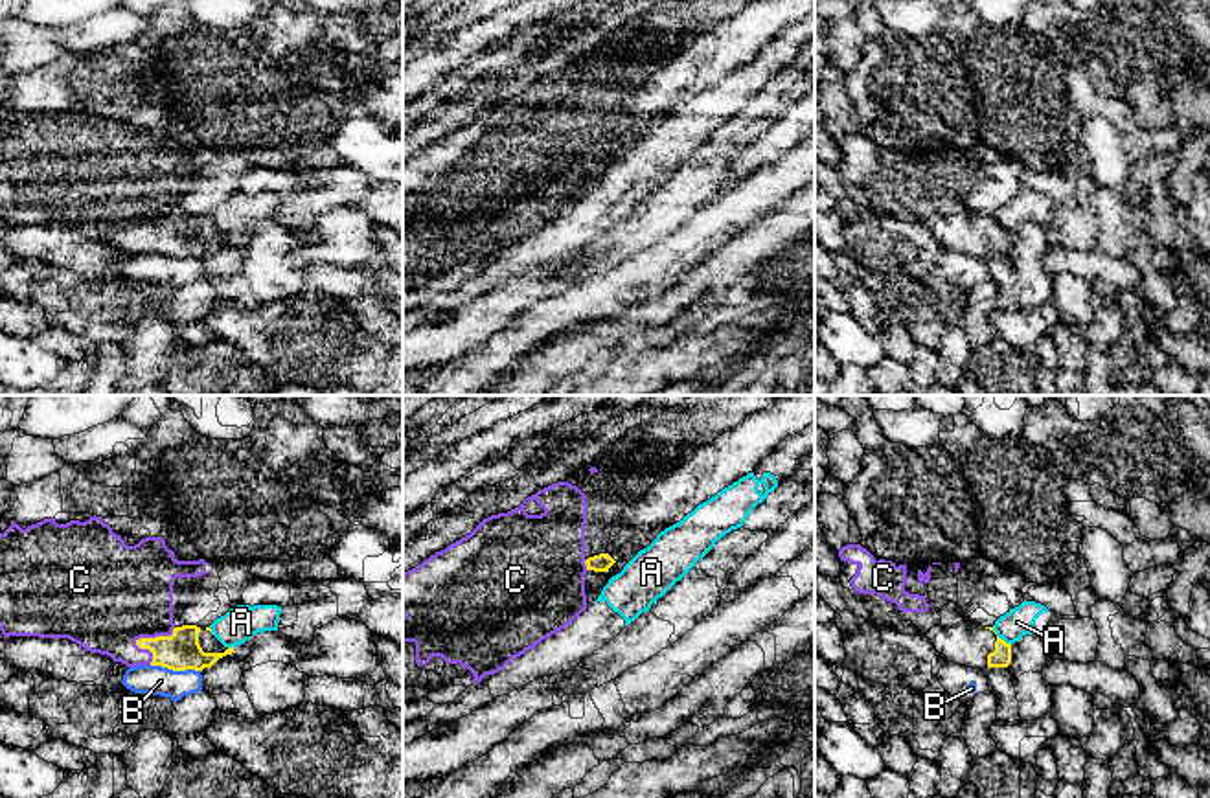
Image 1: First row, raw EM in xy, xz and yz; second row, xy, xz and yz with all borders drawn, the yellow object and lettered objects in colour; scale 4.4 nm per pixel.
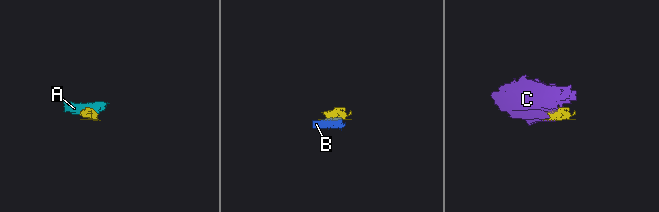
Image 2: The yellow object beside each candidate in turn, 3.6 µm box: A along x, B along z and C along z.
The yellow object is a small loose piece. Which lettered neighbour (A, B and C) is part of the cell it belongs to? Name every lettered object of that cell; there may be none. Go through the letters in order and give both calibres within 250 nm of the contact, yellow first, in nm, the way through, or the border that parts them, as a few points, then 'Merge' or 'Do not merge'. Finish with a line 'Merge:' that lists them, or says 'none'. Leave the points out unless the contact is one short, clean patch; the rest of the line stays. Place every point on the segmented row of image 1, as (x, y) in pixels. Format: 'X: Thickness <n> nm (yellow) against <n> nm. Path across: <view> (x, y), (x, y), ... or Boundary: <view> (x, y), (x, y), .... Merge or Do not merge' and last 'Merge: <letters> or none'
A: Thickness 90 nm (yellow) against 120 nm. Boundary: yz (992, 627), (1010, 644). Do not merge
B: Thickness 170 nm (yellow) against 130 nm. Do not merge
C: Thickness 170 nm (yellow) against 480 nm. Boundary: xy (175, 627), (136, 642), (151, 653), (149, 664). Do not merge
Merge: none

